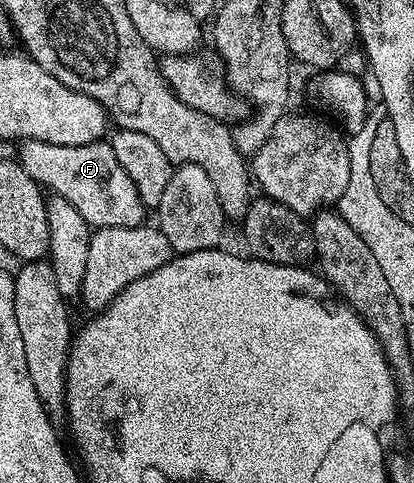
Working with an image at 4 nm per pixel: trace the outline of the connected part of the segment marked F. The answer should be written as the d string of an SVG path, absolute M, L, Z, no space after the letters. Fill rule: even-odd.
M26 140L20 145L21 156L19 162L27 174L39 185L47 186L50 193L67 198L83 214L90 229L99 228L140 228L146 223L147 209L144 202L139 198L139 190L135 190L135 182L127 175L127 170L119 166L115 158L115 150L112 143L98 142L96 144L84 144L83 146L59 146L48 144L38 140Z

